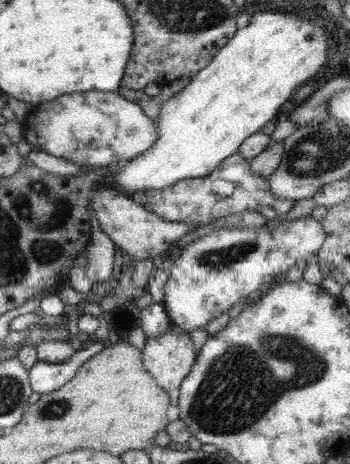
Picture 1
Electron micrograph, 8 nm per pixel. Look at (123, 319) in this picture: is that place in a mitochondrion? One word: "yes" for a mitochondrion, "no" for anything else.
no

